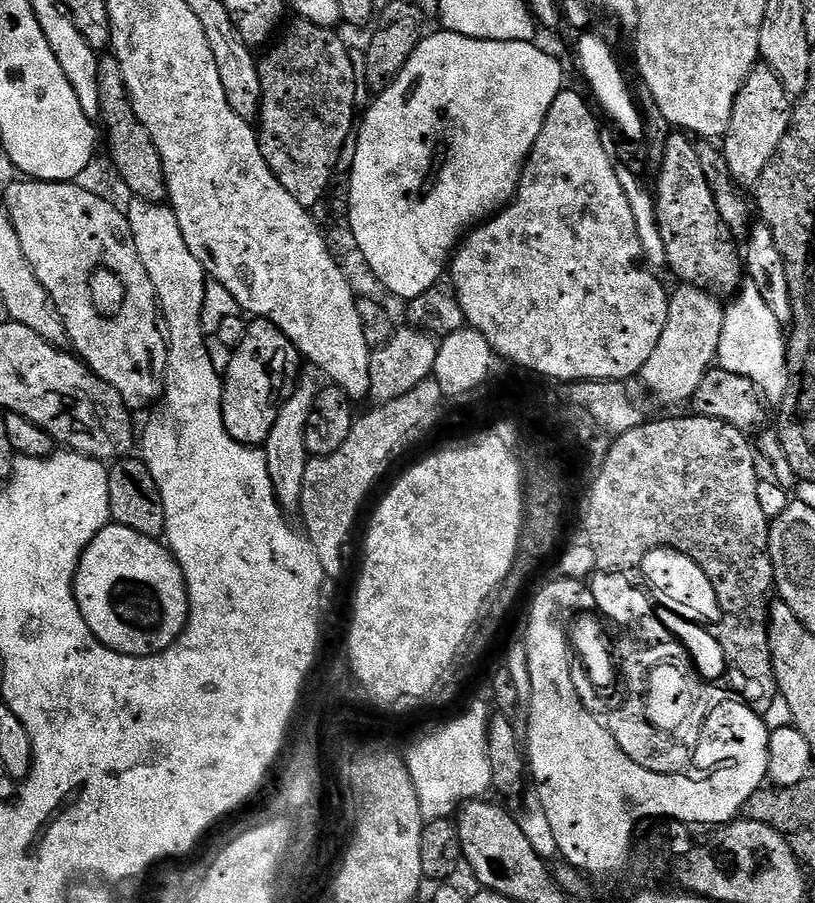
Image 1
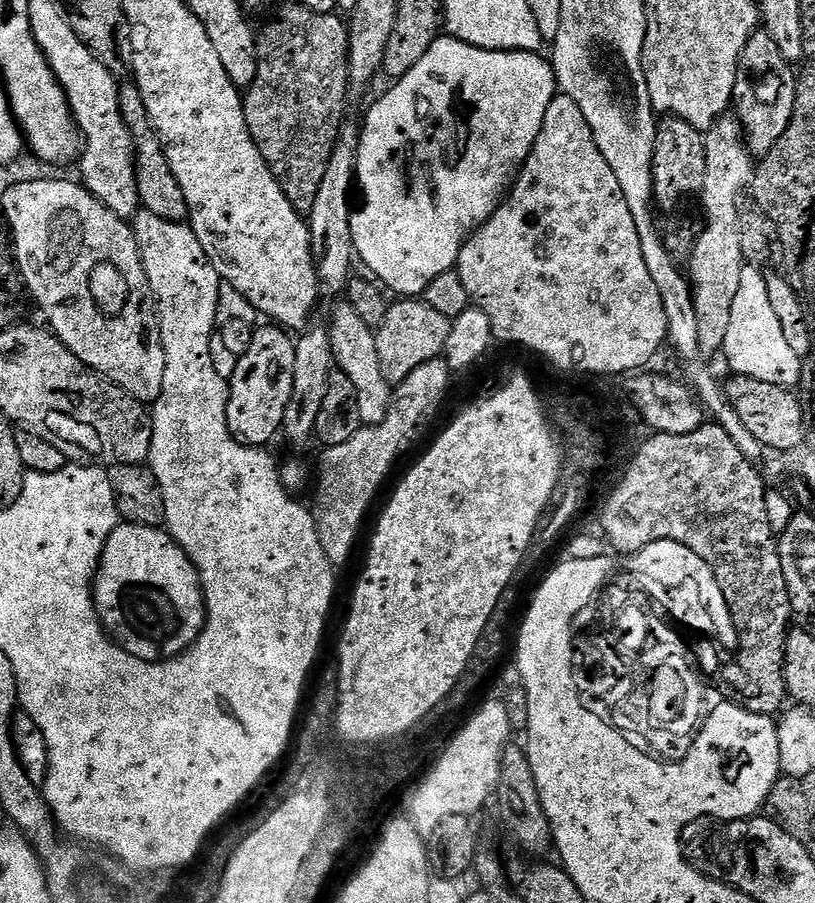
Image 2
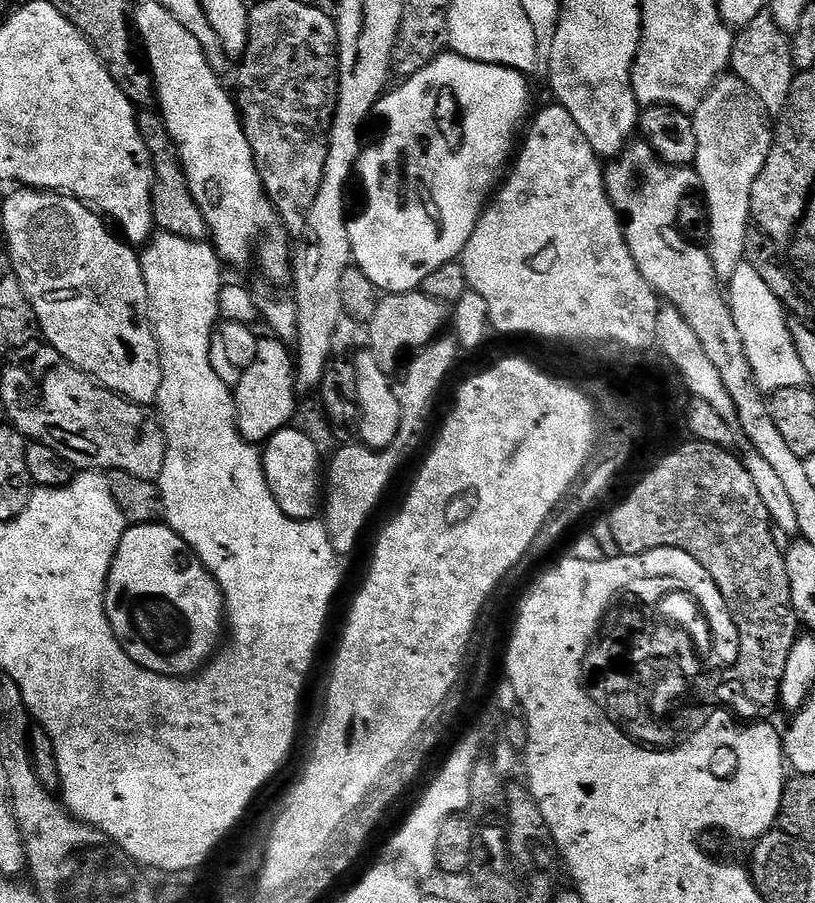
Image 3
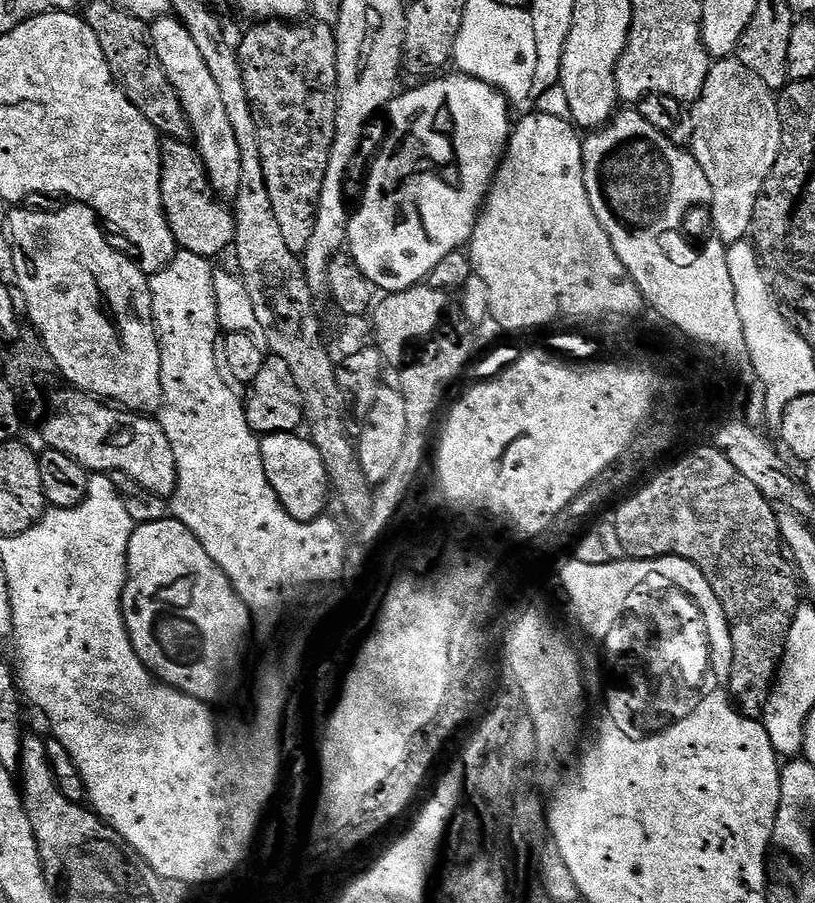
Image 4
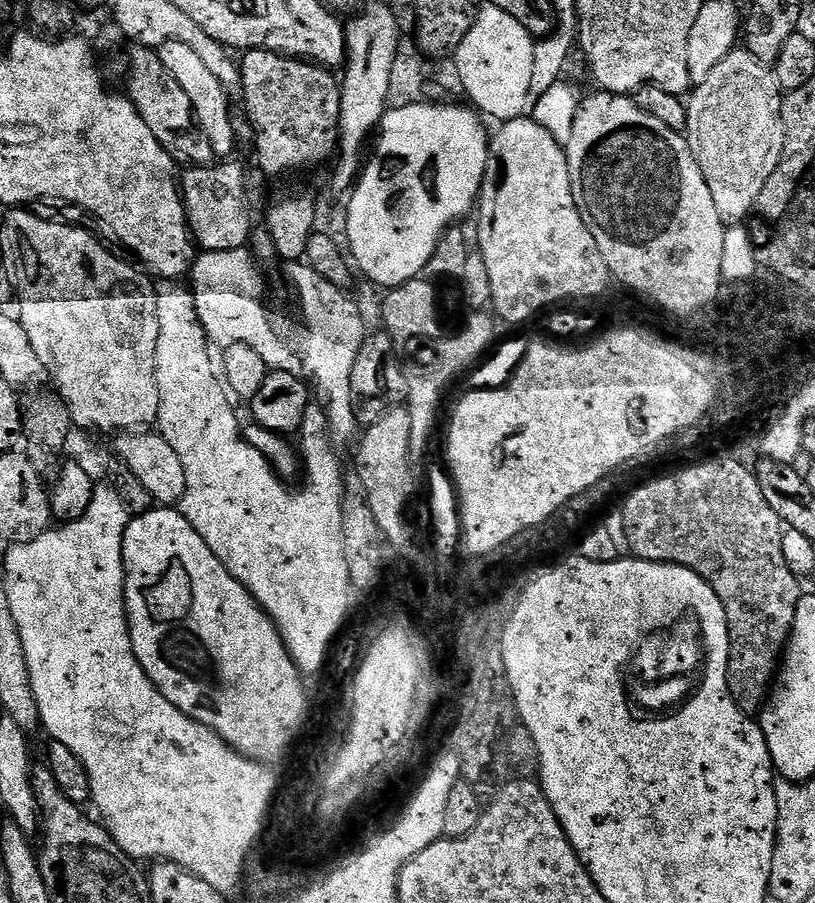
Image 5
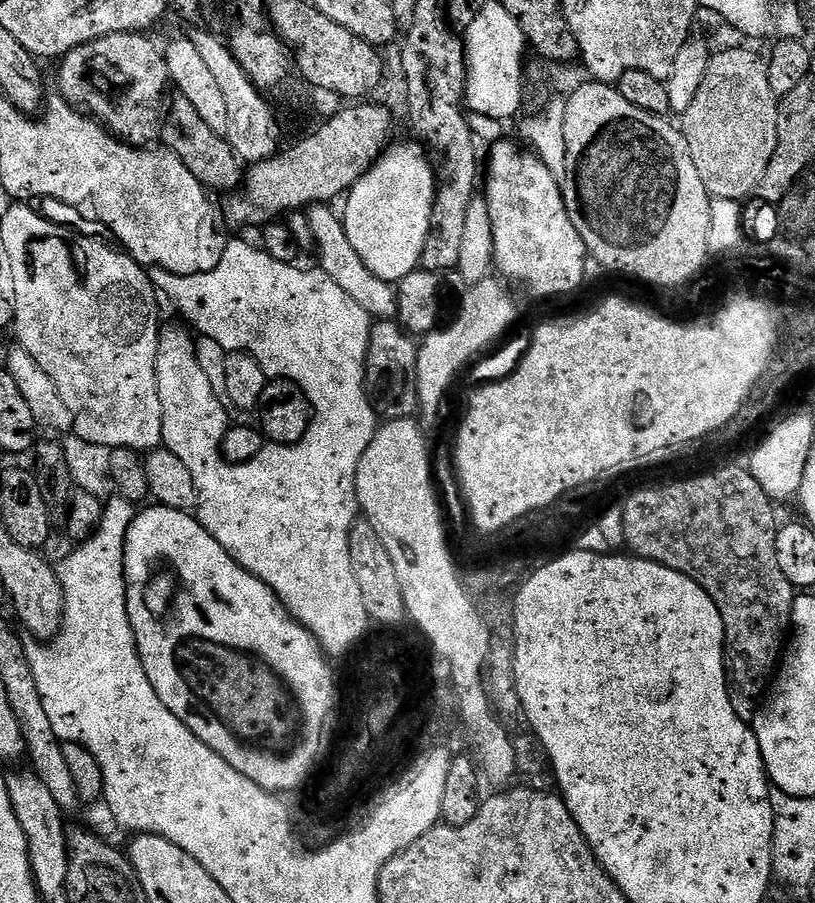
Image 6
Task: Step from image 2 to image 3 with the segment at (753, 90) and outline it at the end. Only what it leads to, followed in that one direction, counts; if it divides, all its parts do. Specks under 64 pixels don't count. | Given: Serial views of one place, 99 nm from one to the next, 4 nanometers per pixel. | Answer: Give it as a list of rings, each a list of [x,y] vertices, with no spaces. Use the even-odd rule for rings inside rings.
[[[769,11],[760,12],[753,22],[735,35],[730,68],[733,75],[742,78],[755,90],[756,96],[771,115],[776,116],[783,112],[795,80],[796,67],[789,35],[782,31]]]

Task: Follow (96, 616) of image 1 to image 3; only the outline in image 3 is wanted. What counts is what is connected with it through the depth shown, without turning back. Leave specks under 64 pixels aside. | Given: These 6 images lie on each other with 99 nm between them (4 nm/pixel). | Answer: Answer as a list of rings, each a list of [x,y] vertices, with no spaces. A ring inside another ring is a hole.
[[[164,522],[155,524],[134,524],[128,526],[121,539],[121,544],[117,548],[116,556],[113,558],[112,568],[109,570],[108,588],[104,592],[104,613],[108,615],[108,621],[112,623],[112,633],[118,638],[118,642],[126,650],[126,654],[131,658],[139,668],[145,668],[151,672],[157,672],[163,676],[179,676],[181,678],[191,677],[200,671],[213,656],[216,655],[221,647],[222,640],[220,635],[226,632],[226,613],[224,611],[224,596],[220,593],[218,582],[206,570],[206,566],[200,561],[192,548],[182,537],[169,528]]]

